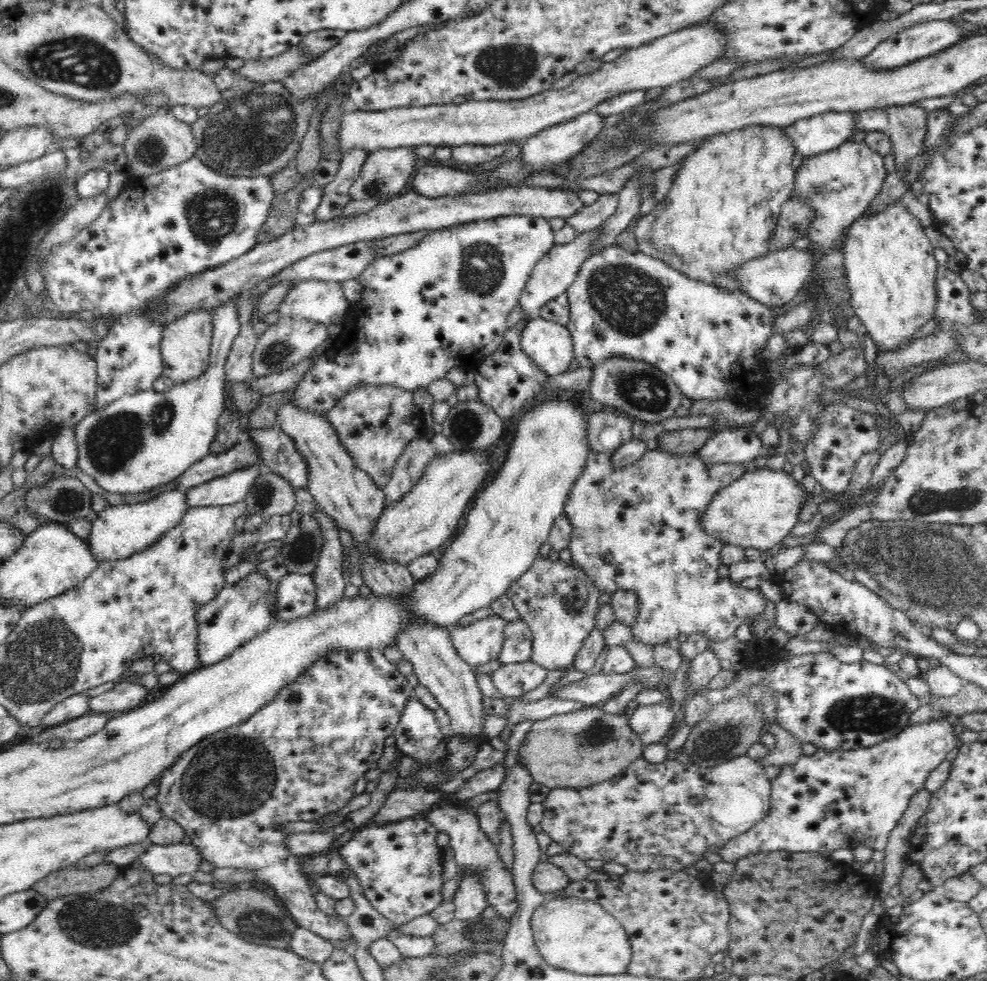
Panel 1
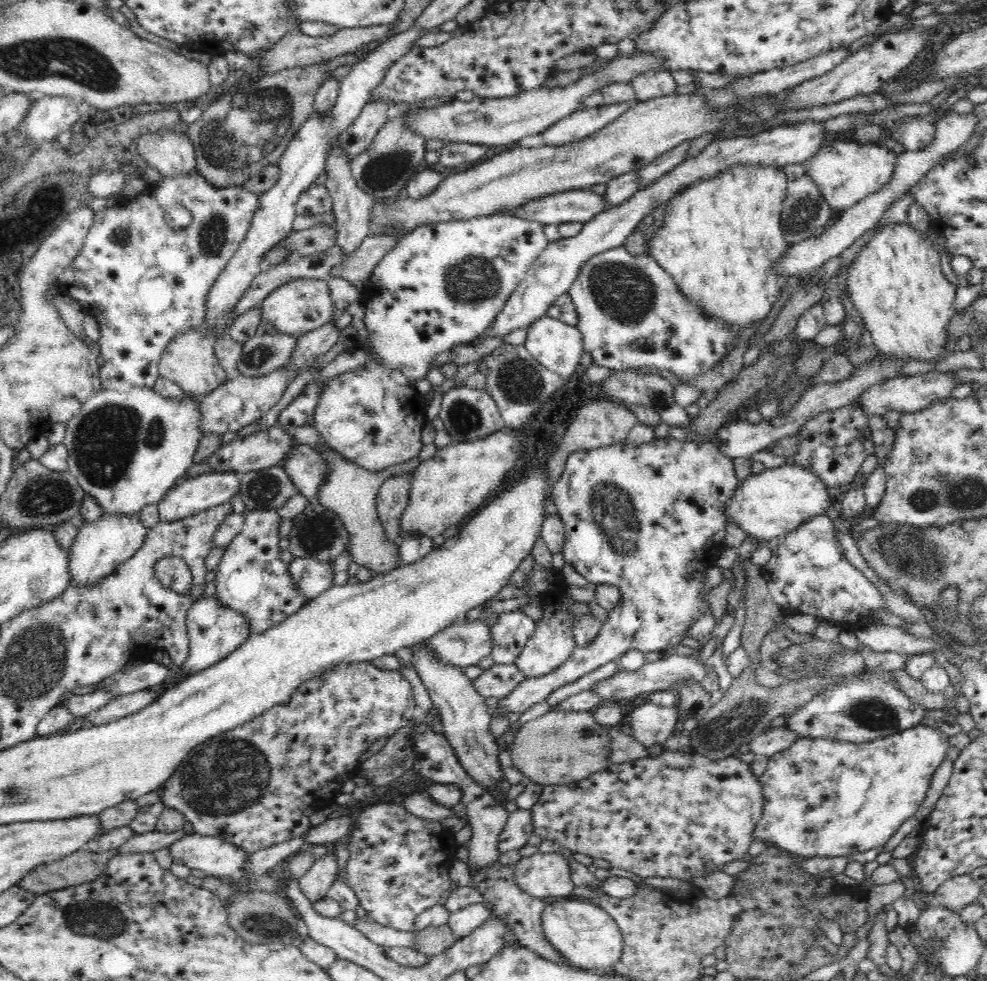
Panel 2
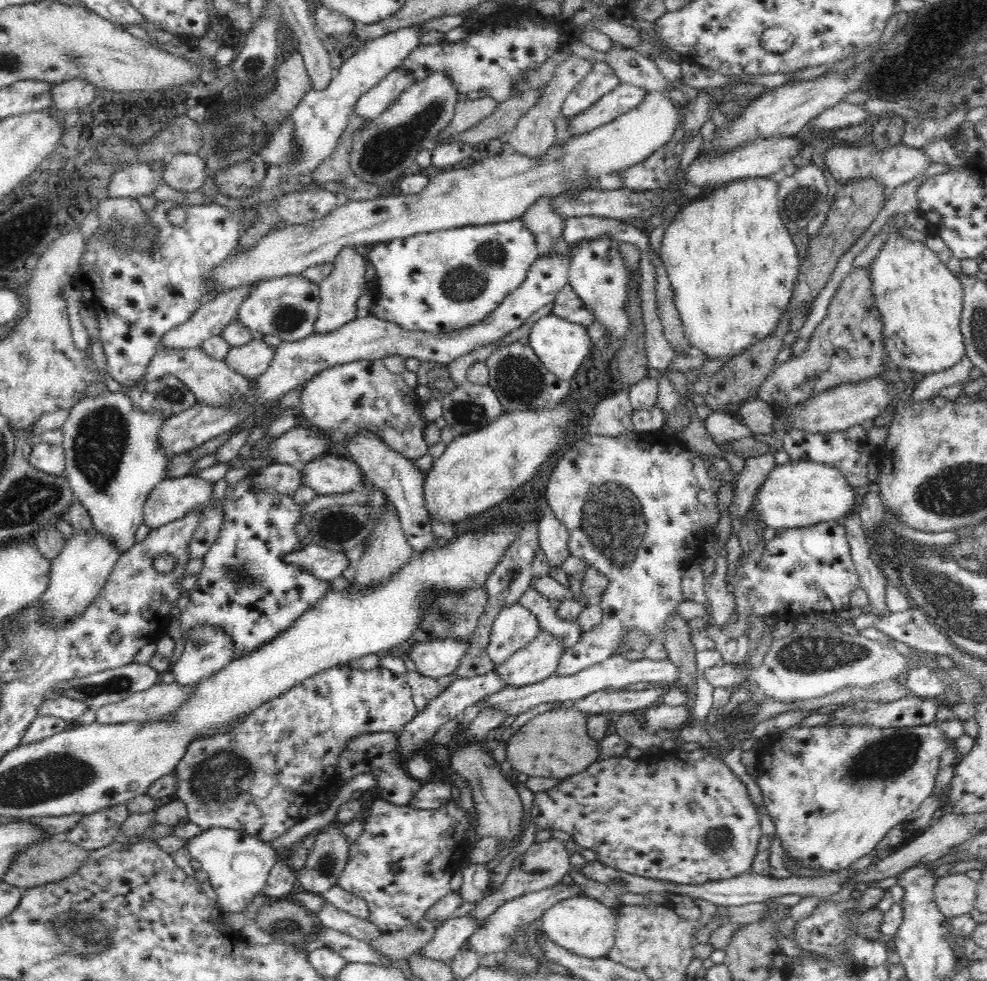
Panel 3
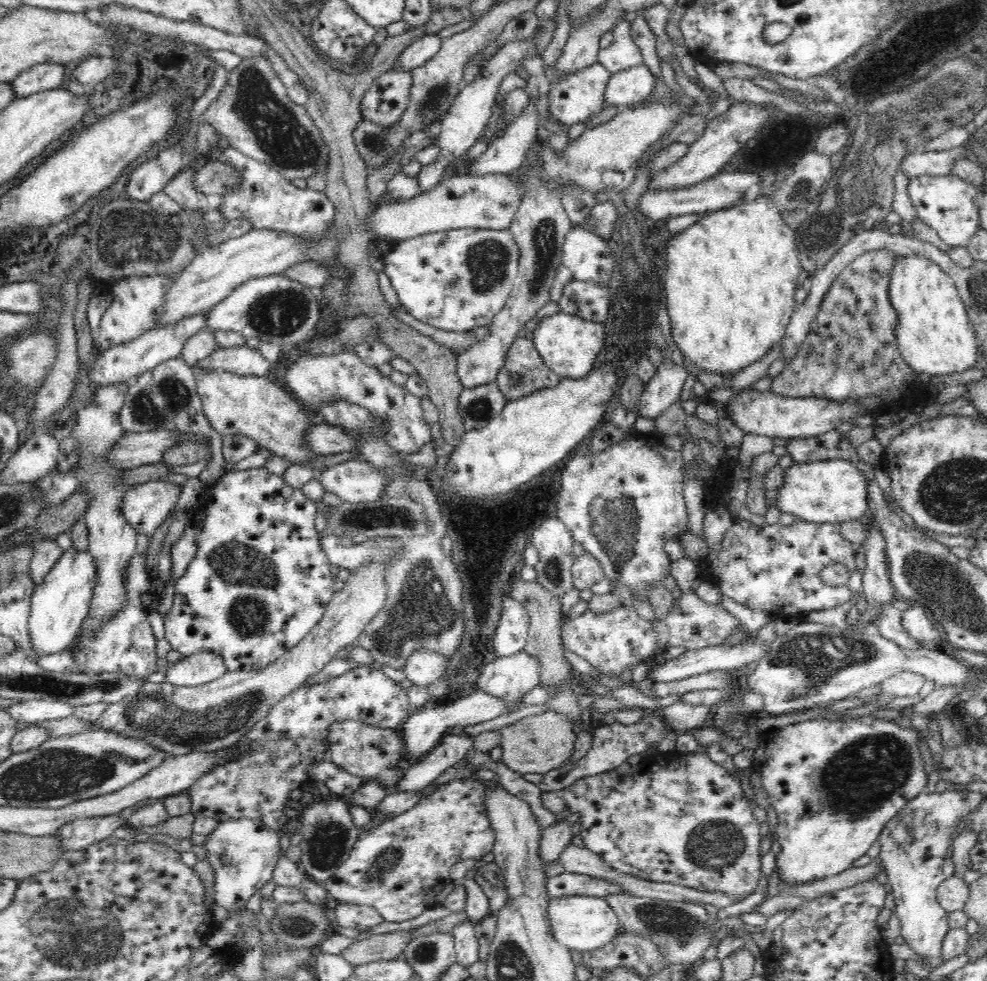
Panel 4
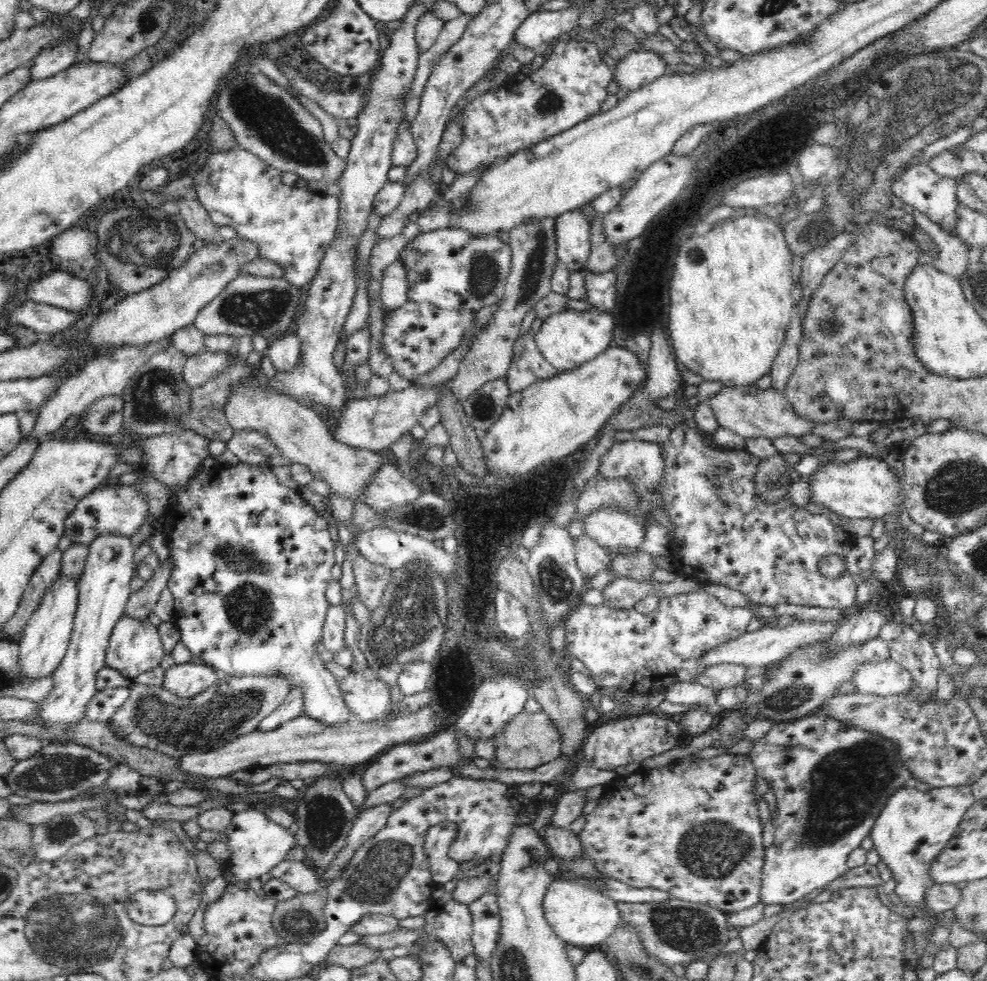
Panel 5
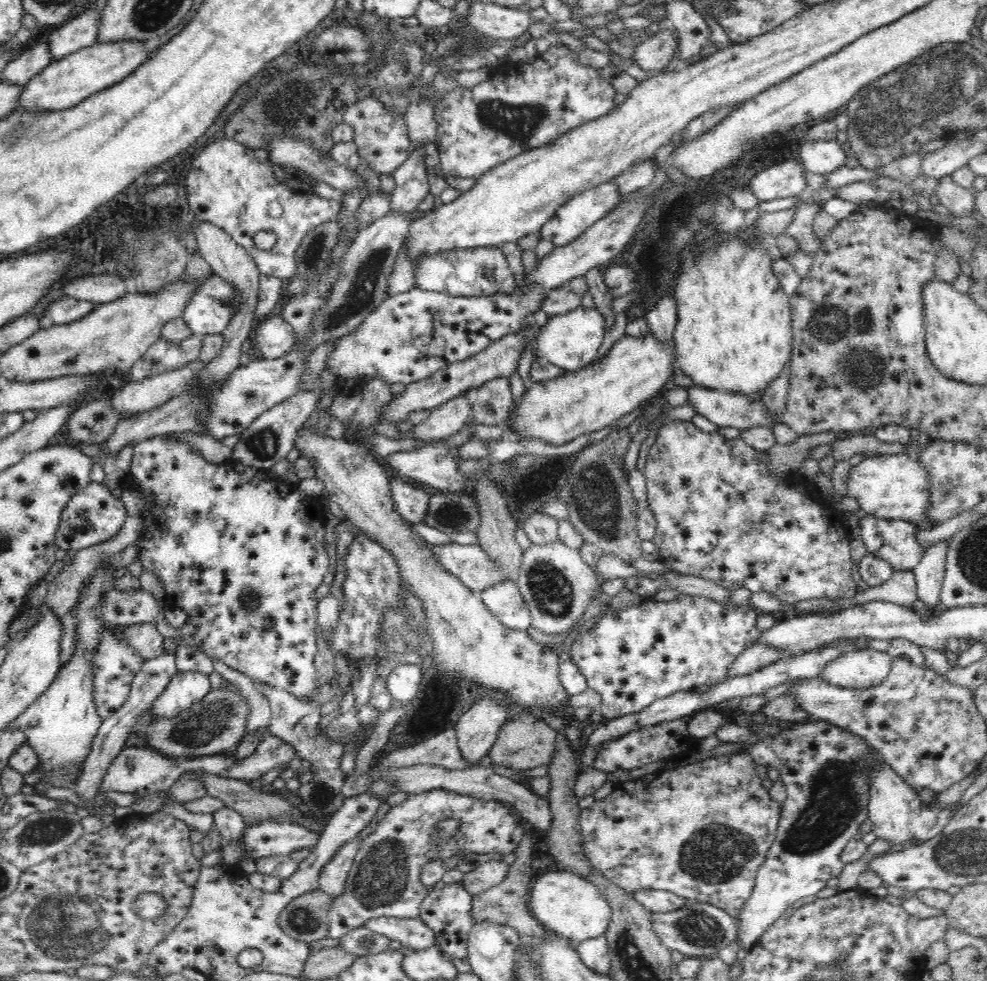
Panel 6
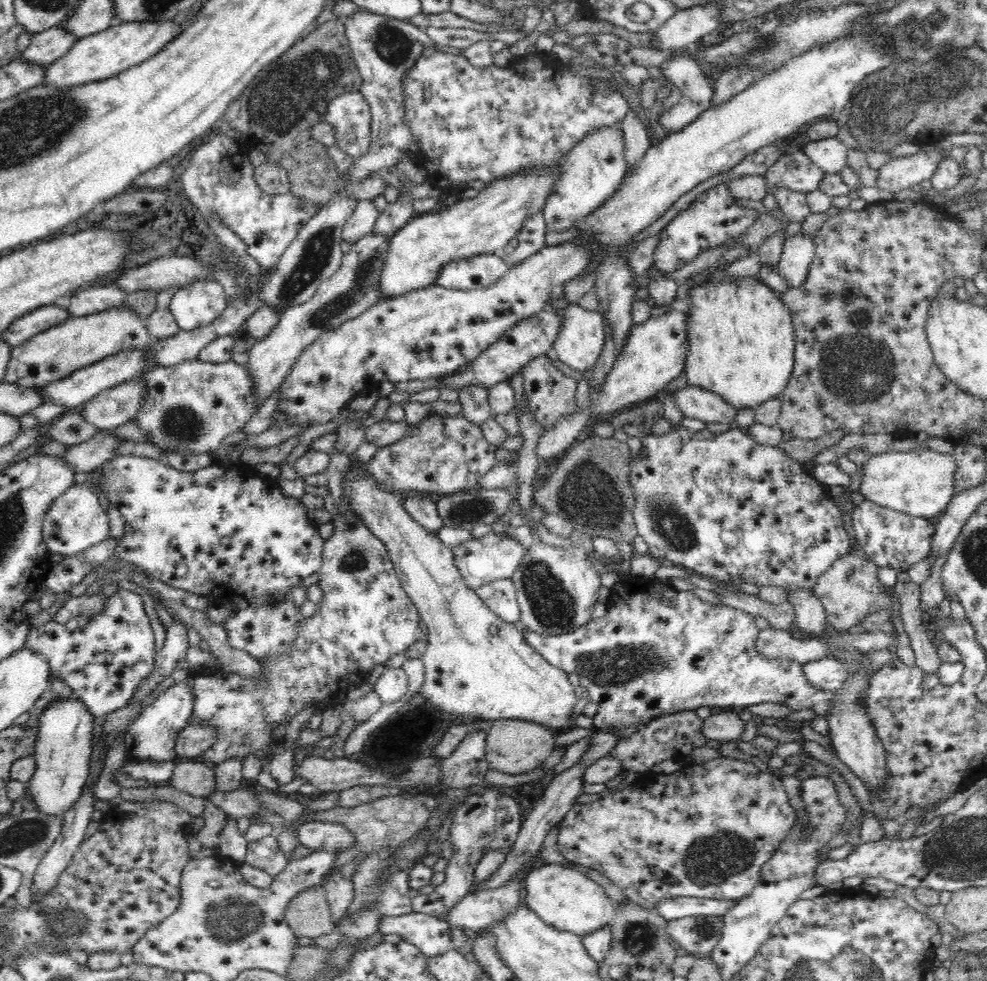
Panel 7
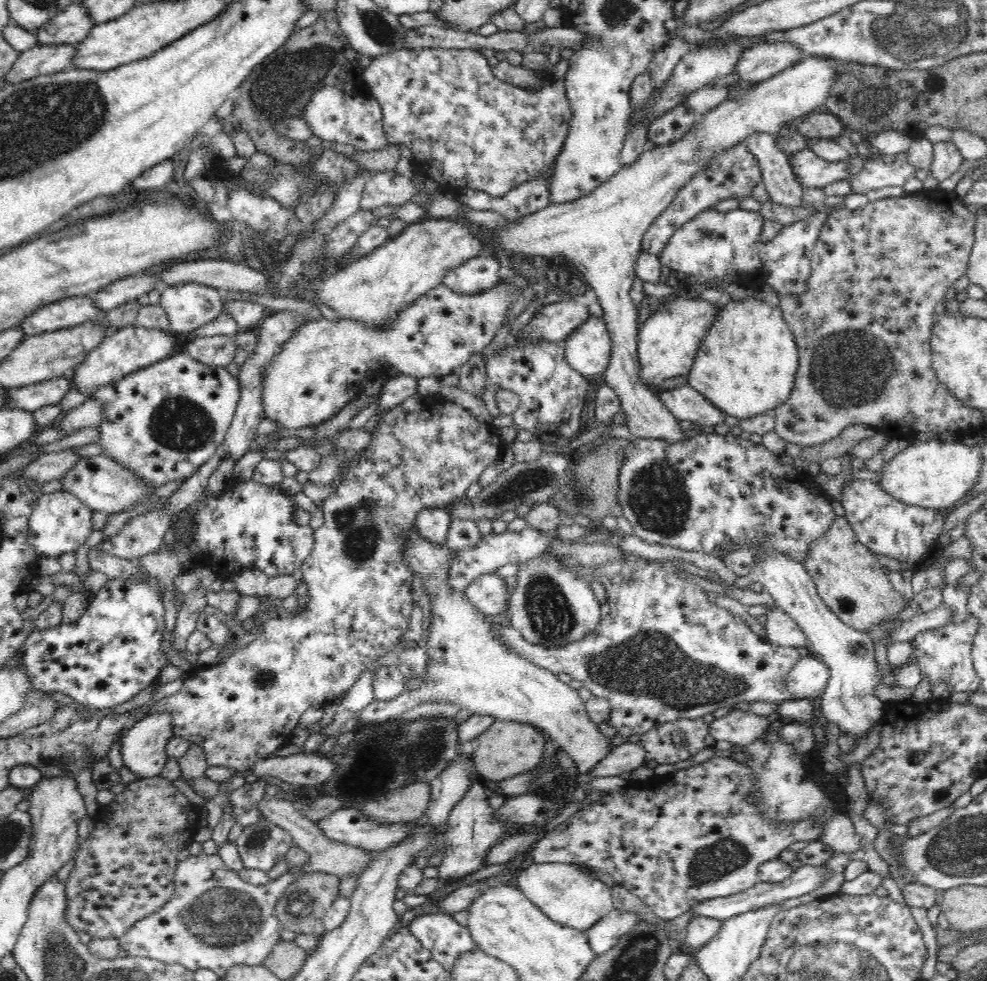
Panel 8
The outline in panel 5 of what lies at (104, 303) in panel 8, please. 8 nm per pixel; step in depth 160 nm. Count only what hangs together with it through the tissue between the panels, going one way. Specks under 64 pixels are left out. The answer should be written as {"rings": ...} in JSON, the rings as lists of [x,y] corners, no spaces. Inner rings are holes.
{"rings":[[[26,302],[16,306],[16,310],[8,316],[8,320],[16,326],[32,328],[34,332],[61,332],[76,322],[80,312],[64,310],[49,304]]]}

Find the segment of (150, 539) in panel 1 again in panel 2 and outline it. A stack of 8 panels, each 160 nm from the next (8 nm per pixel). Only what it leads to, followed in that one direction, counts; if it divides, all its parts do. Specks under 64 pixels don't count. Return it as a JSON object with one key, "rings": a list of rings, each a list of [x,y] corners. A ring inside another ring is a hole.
{"rings":[[[104,513],[98,520],[81,526],[76,540],[68,552],[68,571],[72,575],[70,585],[91,584],[112,574],[114,569],[125,560],[132,558],[144,544],[148,529],[142,524],[140,515],[123,515],[122,513]]]}

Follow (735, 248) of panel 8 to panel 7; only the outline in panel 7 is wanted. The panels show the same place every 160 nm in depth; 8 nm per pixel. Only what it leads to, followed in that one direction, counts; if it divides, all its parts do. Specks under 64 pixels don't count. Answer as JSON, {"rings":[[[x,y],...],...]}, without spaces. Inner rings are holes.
{"rings":[[[722,183],[700,193],[686,210],[678,213],[659,234],[659,243],[653,266],[665,272],[679,271],[688,262],[693,261],[701,252],[725,245],[748,230],[760,213],[756,209],[739,206],[728,190],[728,184]],[[802,232],[784,240],[780,262],[776,264],[779,274],[787,280],[788,288],[804,284],[809,275],[816,243]]]}

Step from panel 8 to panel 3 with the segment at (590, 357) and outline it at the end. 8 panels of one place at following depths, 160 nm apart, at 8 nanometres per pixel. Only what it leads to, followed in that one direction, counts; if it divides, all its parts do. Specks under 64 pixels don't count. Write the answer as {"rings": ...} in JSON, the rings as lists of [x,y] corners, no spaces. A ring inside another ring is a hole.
{"rings":[[[553,313],[540,318],[534,323],[529,333],[529,345],[546,366],[546,369],[566,381],[573,378],[578,372],[592,348],[590,336],[585,326],[564,320]]]}

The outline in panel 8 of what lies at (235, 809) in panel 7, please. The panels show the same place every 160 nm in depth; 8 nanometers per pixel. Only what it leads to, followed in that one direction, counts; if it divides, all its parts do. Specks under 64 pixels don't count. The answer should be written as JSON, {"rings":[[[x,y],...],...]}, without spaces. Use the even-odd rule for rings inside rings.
{"rings":[[[264,798],[258,801],[258,808],[261,814],[263,814],[266,820],[270,820],[275,823],[276,826],[284,829],[286,833],[290,834],[290,837],[294,839],[295,846],[302,848],[310,859],[308,863],[304,864],[301,870],[301,874],[312,874],[312,873],[327,873],[334,874],[339,878],[344,876],[356,876],[357,880],[360,874],[366,870],[366,866],[372,862],[376,851],[364,851],[362,848],[350,847],[344,843],[338,843],[328,839],[326,834],[322,833],[322,829],[318,827],[317,822],[308,820],[299,808],[296,806],[294,801],[278,798]]]}

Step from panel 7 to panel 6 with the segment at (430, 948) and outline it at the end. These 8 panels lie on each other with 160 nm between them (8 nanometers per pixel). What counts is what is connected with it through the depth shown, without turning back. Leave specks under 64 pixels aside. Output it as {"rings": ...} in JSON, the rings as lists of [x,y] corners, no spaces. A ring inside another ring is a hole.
{"rings":[[[380,917],[363,924],[364,928],[384,934],[391,940],[398,940],[404,948],[424,950],[437,943],[434,931],[418,919],[396,919],[395,917]]]}

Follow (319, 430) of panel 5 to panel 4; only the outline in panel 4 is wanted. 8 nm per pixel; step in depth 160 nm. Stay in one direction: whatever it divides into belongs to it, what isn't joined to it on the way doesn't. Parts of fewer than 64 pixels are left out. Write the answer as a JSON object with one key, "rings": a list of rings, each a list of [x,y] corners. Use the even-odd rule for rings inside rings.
{"rings":[[[196,368],[193,371],[197,390],[204,413],[212,426],[214,431],[220,435],[243,435],[257,442],[258,446],[270,450],[278,456],[292,460],[293,462],[304,462],[306,460],[314,460],[322,454],[312,452],[305,444],[304,436],[308,434],[308,430],[314,426],[312,422],[309,423],[306,414],[306,408],[302,406],[300,401],[296,400],[294,396],[285,387],[278,388],[276,384],[268,380],[267,377],[260,376],[238,376],[231,374],[231,372],[220,370],[207,370],[207,368]]]}

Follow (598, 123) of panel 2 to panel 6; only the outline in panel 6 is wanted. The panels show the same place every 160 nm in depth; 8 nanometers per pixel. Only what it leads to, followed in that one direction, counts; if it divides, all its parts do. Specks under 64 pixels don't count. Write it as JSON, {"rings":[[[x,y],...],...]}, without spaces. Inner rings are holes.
{"rings":[[[662,27],[653,37],[636,45],[631,56],[634,64],[637,64],[644,72],[651,73],[662,70],[668,66],[673,54],[678,50],[679,41],[669,28]]]}

